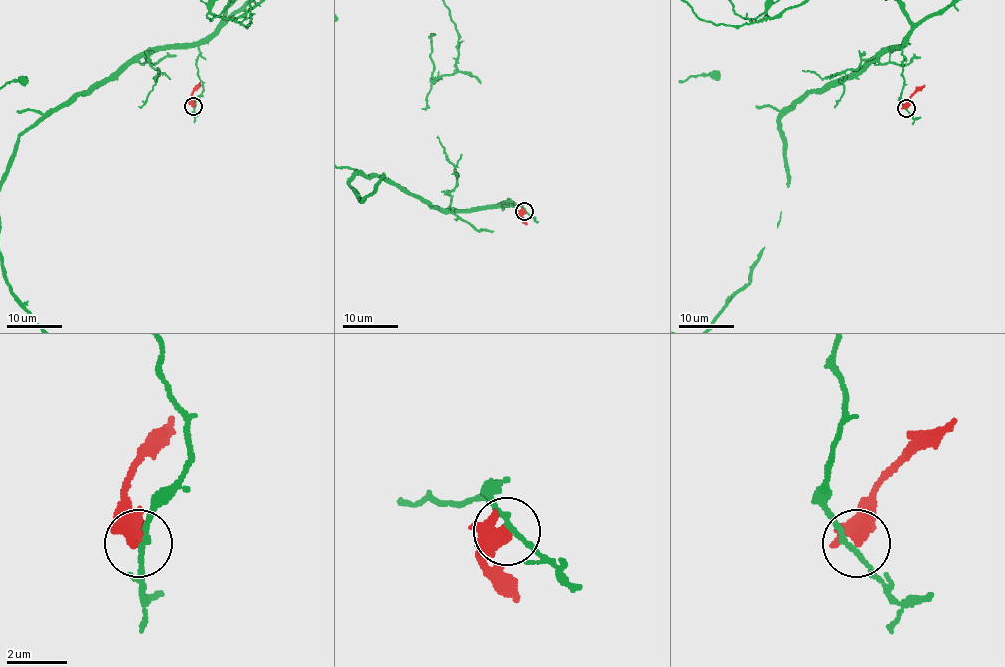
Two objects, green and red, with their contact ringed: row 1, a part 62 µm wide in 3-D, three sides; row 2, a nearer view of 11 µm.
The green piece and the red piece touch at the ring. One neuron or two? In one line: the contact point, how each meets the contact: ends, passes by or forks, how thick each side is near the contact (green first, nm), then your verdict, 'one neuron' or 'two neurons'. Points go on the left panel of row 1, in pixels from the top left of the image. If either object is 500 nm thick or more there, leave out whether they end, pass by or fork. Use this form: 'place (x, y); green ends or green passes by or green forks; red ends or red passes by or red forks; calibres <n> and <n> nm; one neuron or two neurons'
place (193, 106); calibres 160 and 600 nm; two neurons

